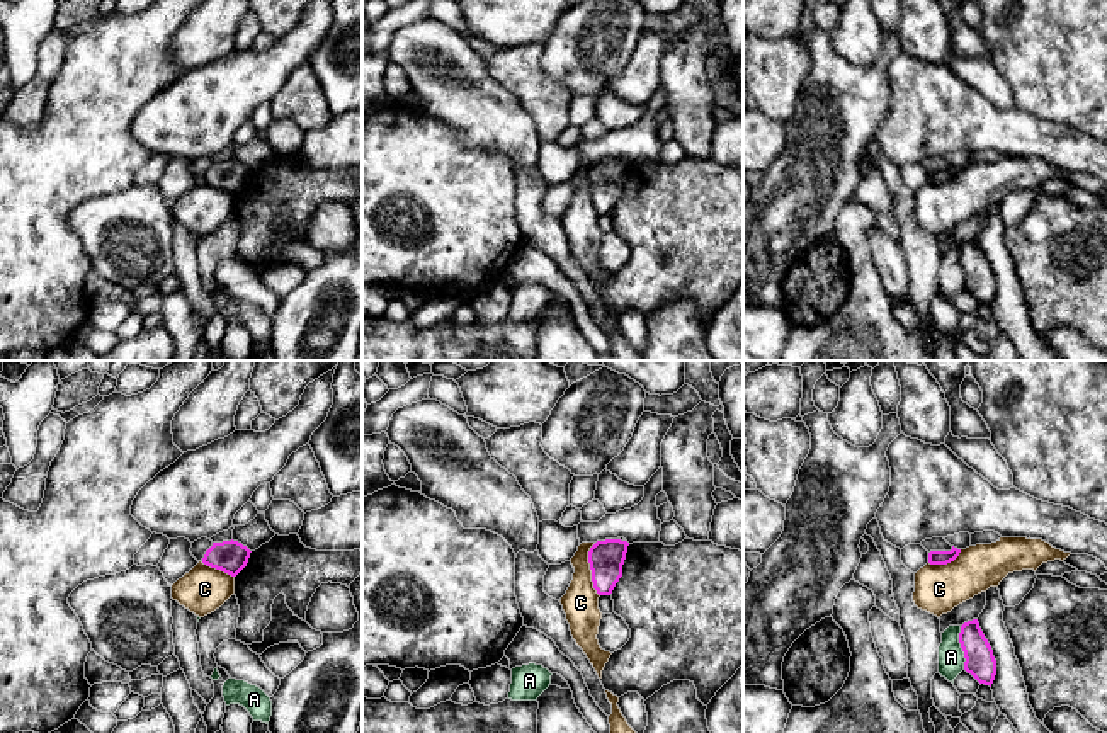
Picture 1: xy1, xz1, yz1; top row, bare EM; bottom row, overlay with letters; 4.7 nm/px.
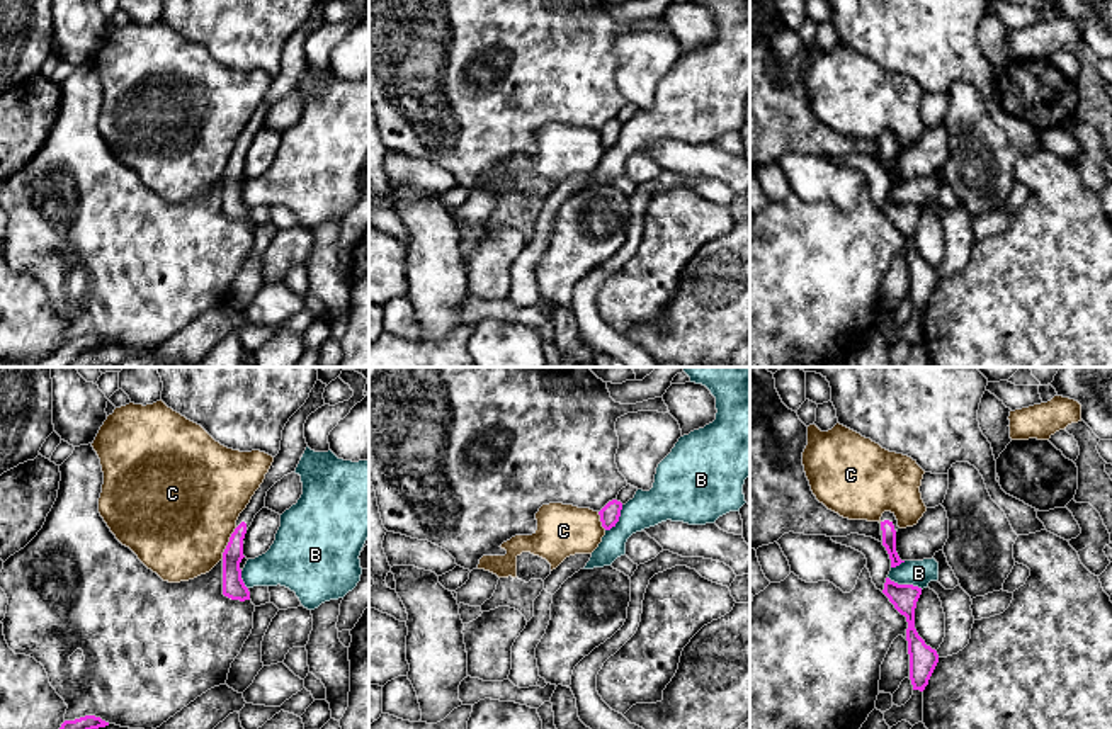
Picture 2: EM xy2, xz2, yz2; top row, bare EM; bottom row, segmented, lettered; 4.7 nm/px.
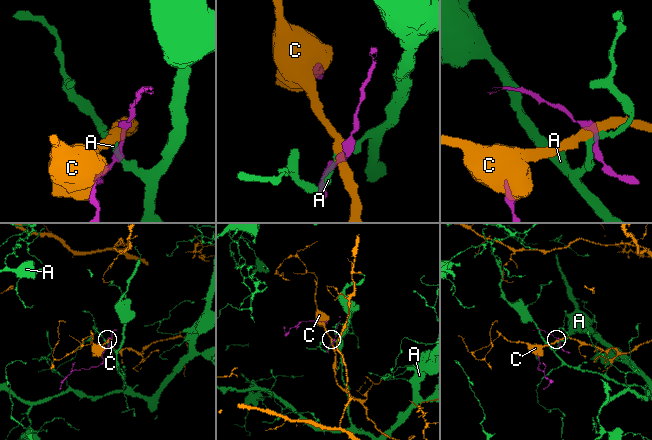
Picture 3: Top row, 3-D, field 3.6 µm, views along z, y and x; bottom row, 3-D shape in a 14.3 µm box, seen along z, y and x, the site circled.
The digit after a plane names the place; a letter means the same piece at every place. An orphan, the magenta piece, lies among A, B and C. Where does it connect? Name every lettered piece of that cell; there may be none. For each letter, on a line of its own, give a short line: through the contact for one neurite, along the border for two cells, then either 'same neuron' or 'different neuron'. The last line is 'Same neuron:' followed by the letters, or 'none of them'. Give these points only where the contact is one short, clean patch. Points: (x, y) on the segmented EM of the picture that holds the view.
A: line yz1 (959, 626), (965, 669); different neuron
B: line yz2 (888, 576), (898, 583), (912, 583), (922, 588); different neuron
C: same neuron
Same neuron: C

